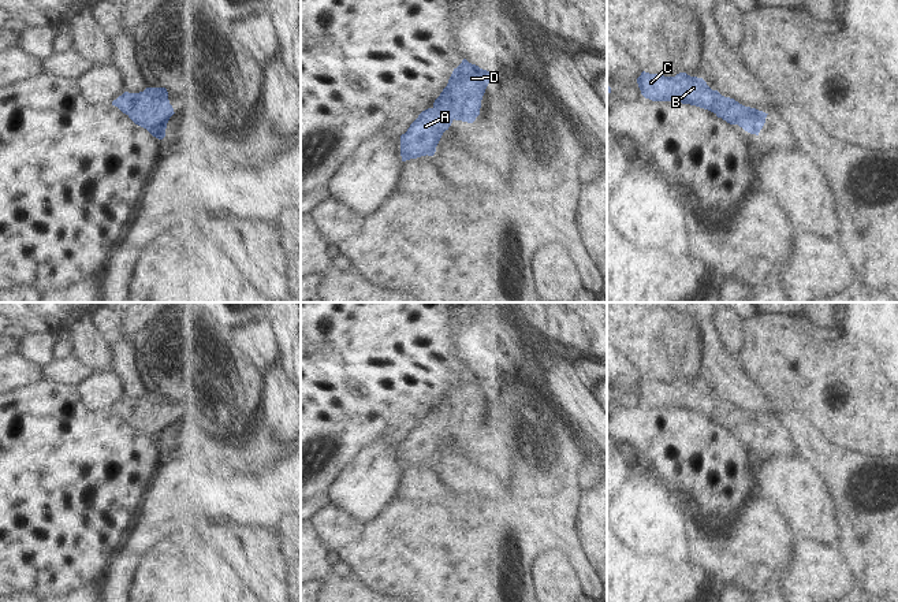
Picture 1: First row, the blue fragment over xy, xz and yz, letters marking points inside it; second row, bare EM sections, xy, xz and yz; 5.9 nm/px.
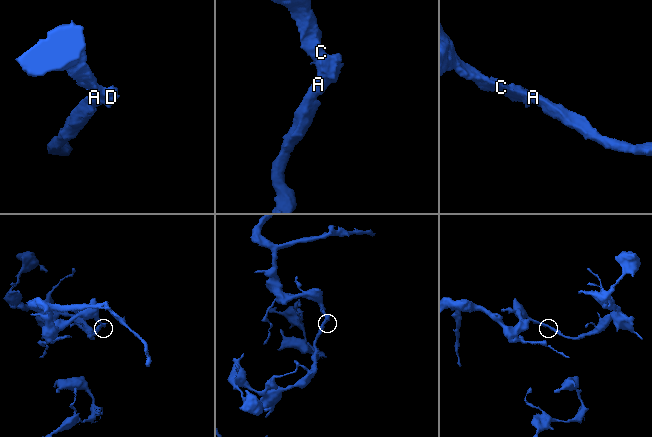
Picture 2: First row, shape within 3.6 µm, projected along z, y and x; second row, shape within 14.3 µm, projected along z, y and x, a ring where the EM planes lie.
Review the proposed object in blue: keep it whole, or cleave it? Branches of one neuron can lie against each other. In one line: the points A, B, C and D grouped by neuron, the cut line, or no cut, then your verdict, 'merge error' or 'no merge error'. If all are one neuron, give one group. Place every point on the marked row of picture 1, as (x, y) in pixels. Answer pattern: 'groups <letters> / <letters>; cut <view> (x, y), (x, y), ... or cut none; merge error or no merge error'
groups A B C D; cut none; no merge error

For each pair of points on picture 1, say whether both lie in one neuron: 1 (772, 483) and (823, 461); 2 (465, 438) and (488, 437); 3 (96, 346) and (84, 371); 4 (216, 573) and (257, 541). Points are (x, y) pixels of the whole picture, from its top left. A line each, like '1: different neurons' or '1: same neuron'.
1: different neurons
2: different neurons
3: different neurons
4: different neurons

